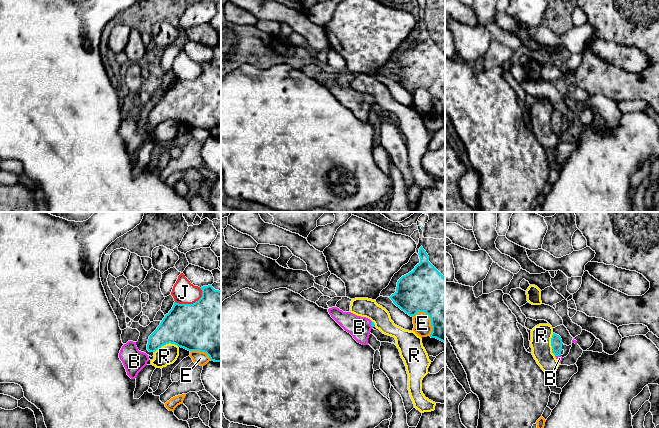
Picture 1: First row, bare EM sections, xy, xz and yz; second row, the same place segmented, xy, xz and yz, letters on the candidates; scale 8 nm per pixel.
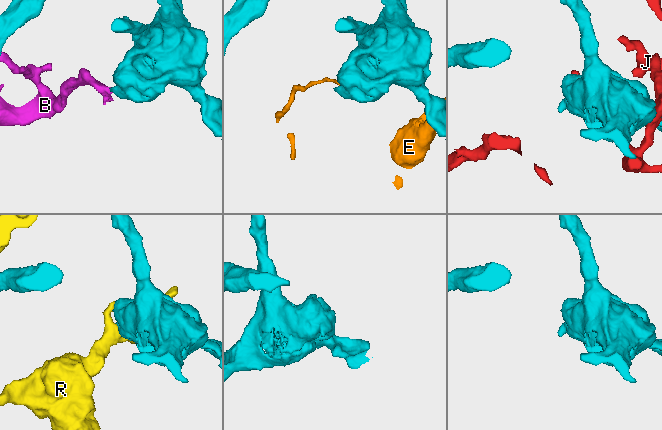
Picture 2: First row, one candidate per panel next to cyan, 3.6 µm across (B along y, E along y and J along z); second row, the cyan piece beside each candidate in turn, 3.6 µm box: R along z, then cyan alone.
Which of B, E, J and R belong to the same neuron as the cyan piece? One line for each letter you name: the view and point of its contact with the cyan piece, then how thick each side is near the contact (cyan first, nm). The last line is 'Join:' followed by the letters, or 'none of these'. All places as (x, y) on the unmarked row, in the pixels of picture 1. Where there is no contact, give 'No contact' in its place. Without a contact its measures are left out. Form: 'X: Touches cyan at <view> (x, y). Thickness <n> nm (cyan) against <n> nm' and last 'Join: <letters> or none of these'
B: Touches cyan at xz (371, 100). Thickness 30 nm (cyan) against 180 nm
Join: B

